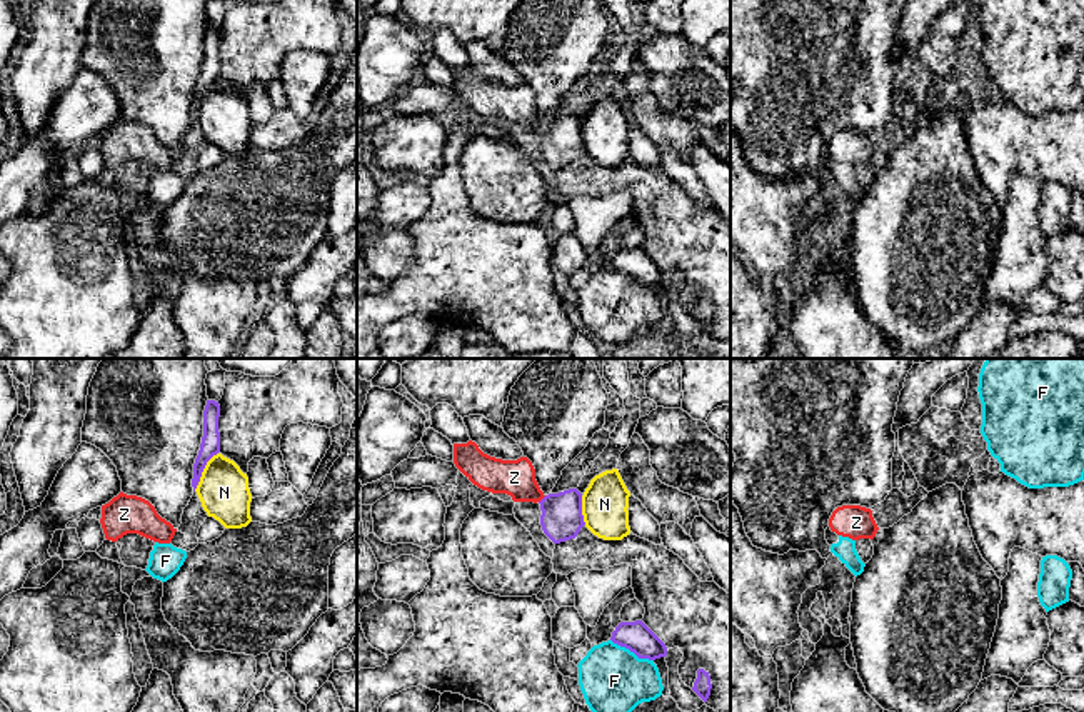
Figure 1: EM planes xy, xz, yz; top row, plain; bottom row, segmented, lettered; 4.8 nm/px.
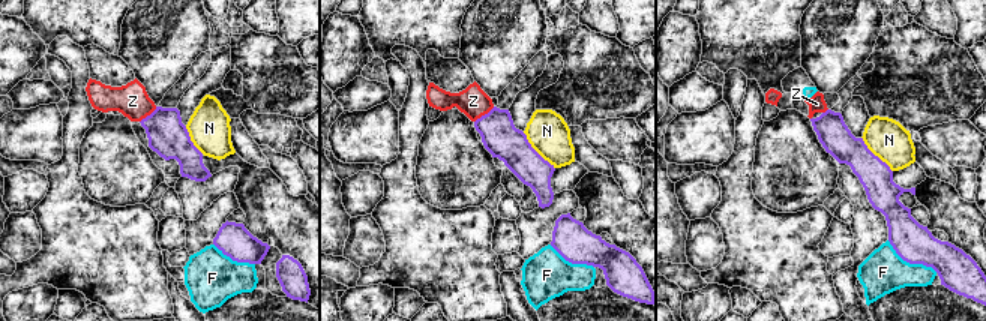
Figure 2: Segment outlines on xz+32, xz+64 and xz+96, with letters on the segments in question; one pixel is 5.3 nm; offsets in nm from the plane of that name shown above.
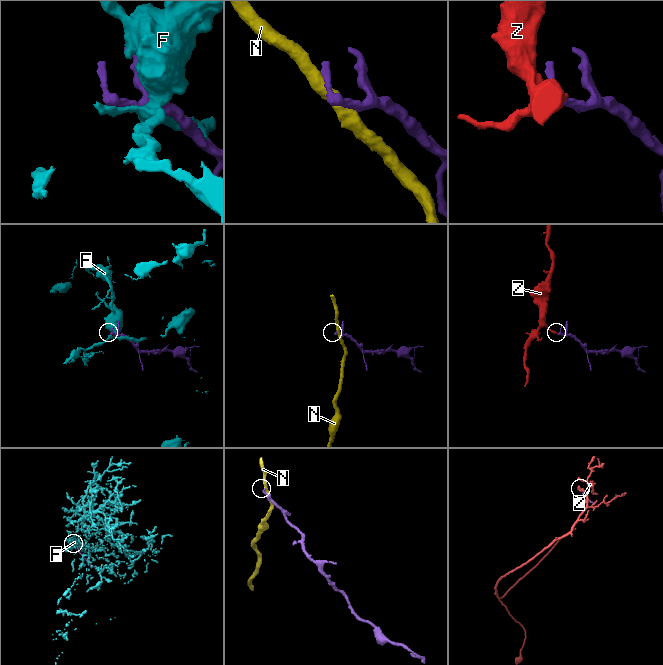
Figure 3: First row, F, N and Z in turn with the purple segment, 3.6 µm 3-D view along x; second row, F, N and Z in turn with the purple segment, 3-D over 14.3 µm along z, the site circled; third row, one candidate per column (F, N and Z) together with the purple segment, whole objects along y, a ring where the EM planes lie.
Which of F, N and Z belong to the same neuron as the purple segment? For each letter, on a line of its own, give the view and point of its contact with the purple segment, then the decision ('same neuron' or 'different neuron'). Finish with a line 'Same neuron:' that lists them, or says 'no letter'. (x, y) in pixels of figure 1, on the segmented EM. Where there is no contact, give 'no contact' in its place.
F: contact xz (632, 651); different neuron
N: contact xy (202, 471); different neuron
Z: contact xz (542, 499); same neuron
Same neuron: Z

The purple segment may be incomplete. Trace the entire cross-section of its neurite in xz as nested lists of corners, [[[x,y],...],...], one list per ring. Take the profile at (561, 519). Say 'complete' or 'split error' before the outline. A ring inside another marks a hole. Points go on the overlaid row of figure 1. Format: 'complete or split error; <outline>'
split error; [[[469,440],[467,444],[454,444],[454,464],[482,490],[507,494],[514,502],[539,502],[542,530],[554,544],[575,539],[585,525],[582,494],[577,489],[569,489],[545,495],[527,457],[517,460],[495,459]]]

